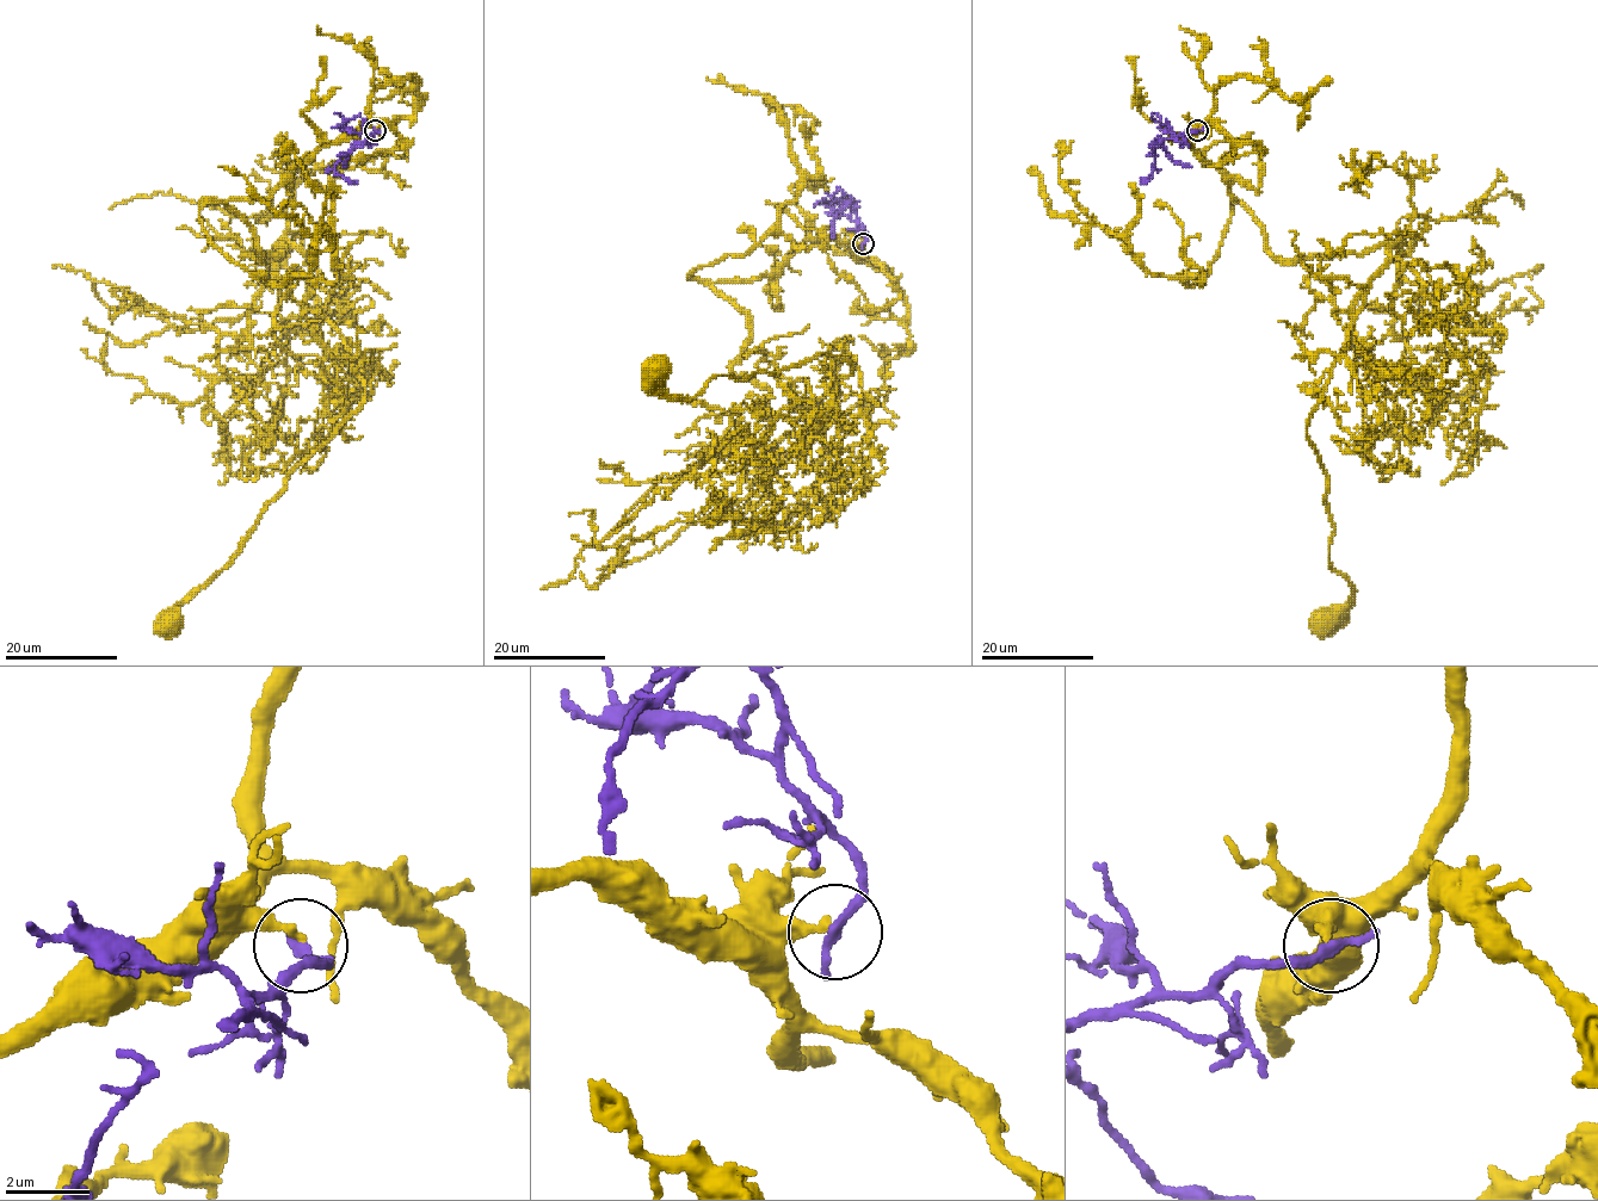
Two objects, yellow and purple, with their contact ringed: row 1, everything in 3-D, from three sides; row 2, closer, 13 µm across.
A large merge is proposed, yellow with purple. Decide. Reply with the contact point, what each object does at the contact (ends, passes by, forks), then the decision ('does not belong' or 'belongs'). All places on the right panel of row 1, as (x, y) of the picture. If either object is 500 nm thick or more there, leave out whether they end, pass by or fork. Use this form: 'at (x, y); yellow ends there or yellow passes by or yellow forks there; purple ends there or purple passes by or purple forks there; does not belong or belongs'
at (1197, 130); yellow ends there; purple ends there; does not belong

